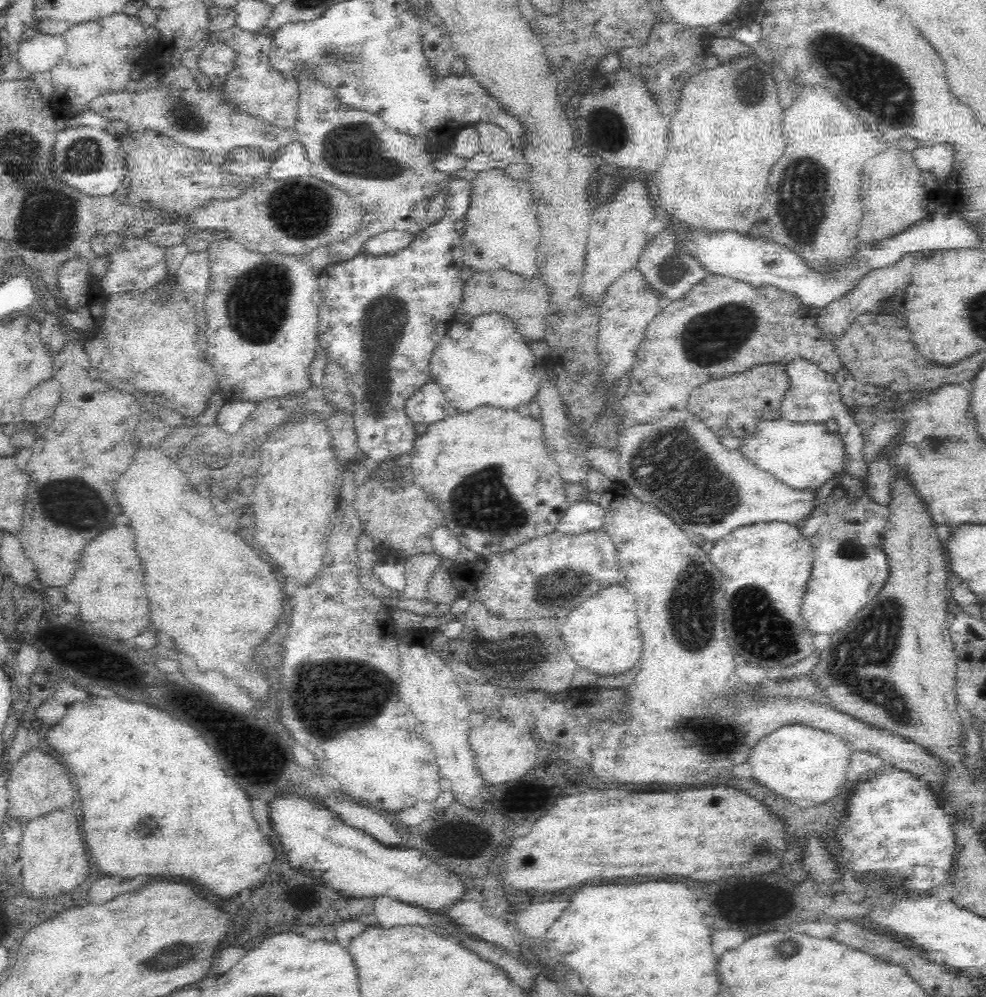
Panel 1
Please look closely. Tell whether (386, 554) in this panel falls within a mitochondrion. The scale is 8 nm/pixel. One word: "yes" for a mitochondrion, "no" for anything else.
no

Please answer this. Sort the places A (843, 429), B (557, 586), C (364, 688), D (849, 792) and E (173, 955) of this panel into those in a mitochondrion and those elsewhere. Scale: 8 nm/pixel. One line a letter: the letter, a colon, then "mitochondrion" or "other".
A: other
B: mitochondrion
C: mitochondrion
D: other
E: mitochondrion

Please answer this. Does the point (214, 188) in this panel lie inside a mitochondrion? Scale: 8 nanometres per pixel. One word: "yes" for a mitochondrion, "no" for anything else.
no

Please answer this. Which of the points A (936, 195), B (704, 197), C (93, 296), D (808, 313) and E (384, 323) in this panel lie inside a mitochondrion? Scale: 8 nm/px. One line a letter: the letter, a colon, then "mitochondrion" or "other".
A: other
B: other
C: other
D: other
E: mitochondrion

